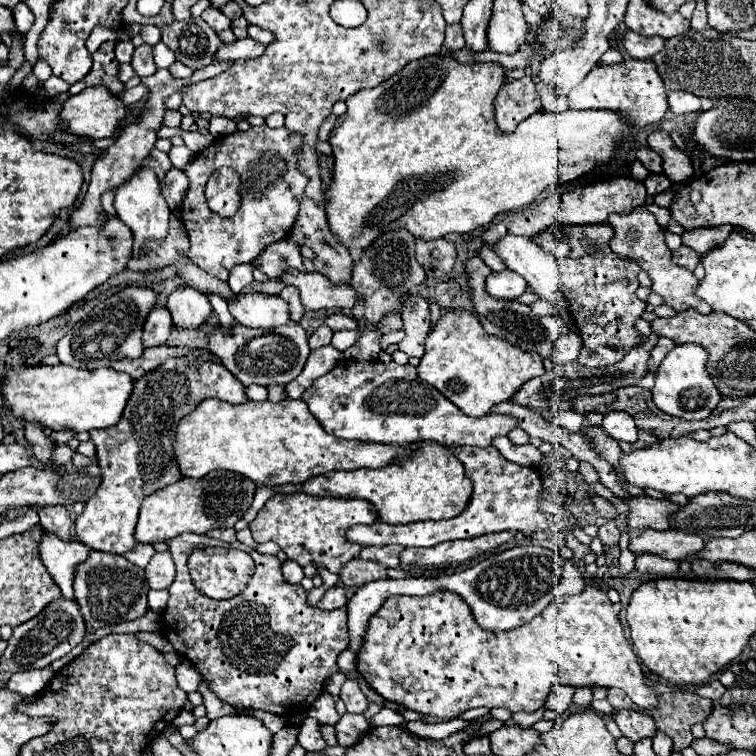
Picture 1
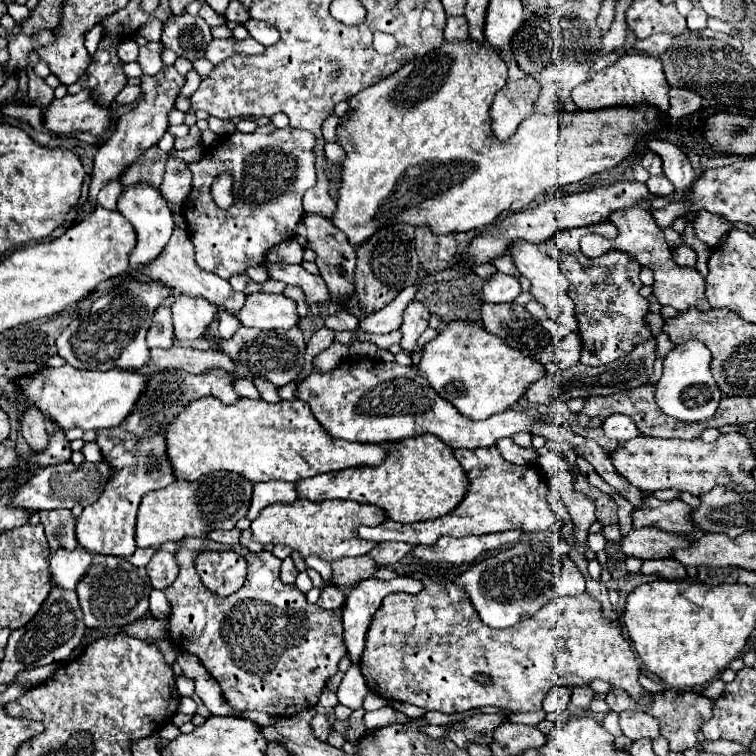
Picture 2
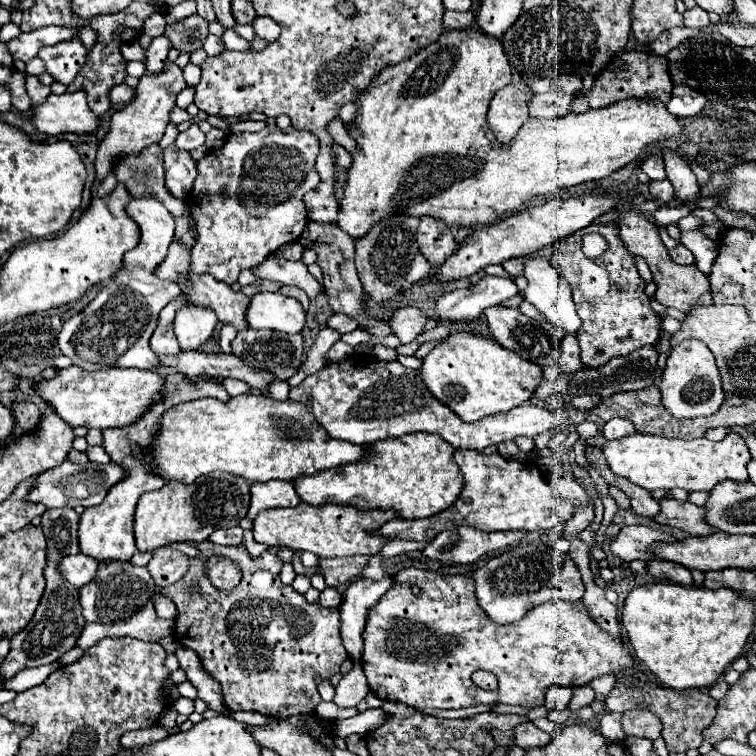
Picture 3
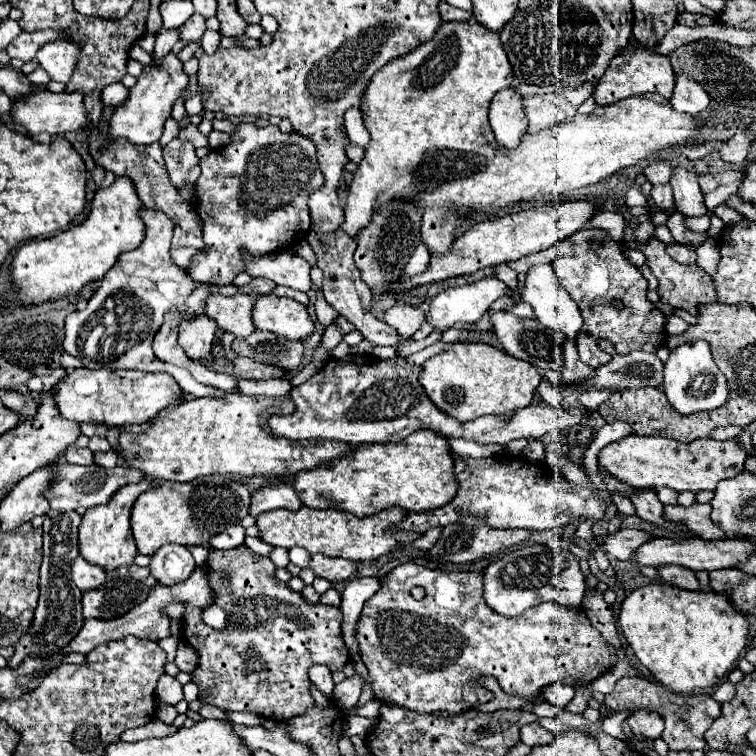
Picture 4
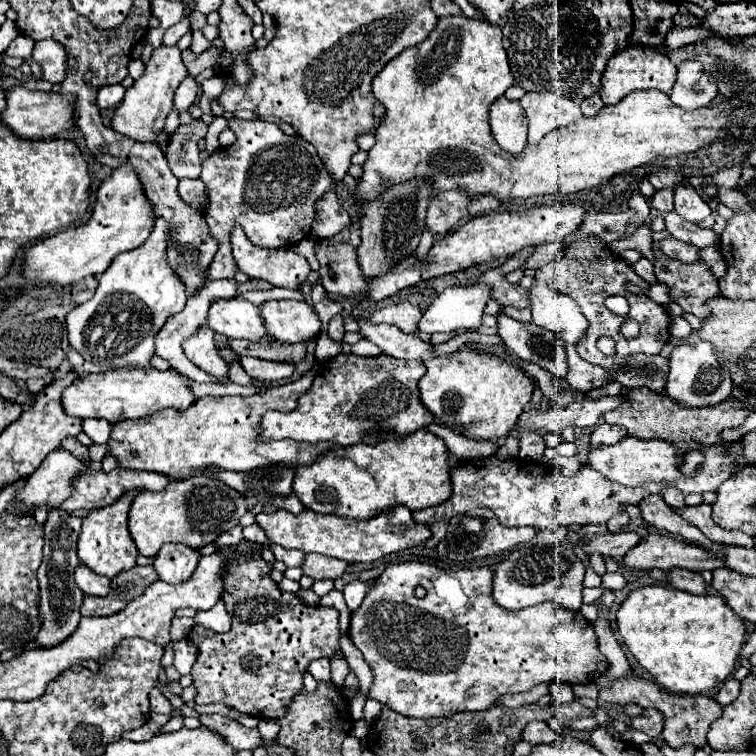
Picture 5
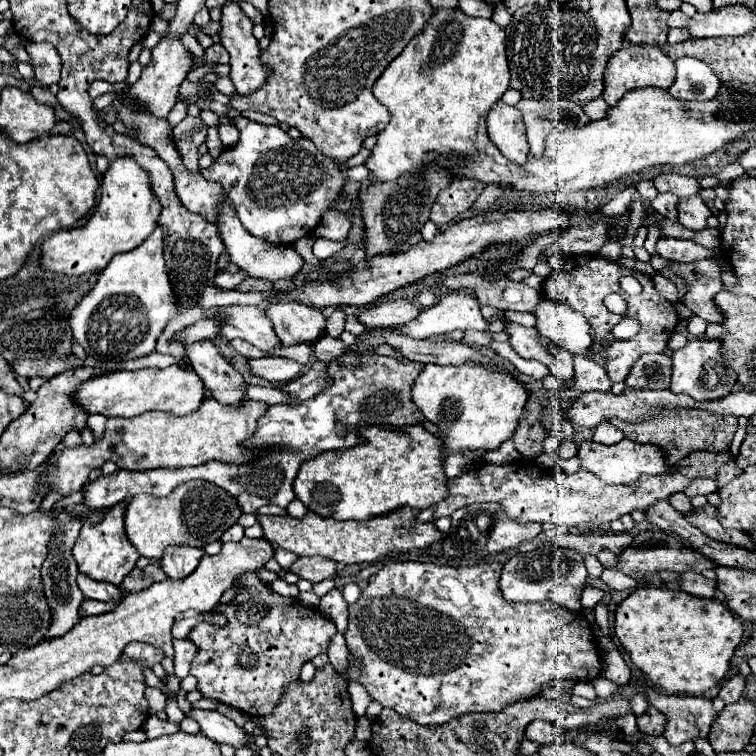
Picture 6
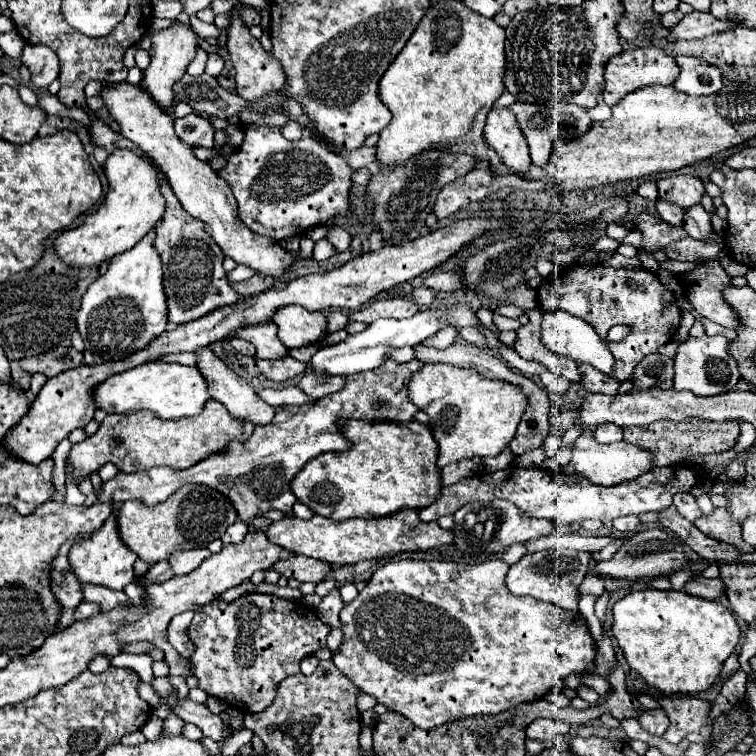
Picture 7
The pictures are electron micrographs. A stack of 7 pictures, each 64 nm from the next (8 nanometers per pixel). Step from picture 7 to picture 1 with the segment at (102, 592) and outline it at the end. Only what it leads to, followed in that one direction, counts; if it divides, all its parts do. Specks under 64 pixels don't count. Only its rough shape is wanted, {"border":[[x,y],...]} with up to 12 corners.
{"border":[[44,532],[40,556],[62,594],[74,598],[88,548]]}

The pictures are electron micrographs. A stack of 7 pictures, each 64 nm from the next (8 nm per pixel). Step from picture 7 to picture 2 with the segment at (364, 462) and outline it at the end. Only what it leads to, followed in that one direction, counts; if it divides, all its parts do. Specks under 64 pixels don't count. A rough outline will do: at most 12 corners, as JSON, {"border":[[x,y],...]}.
{"border":[[436,436],[386,444],[380,466],[296,484],[310,502],[374,504],[396,522],[434,520],[468,478]]}

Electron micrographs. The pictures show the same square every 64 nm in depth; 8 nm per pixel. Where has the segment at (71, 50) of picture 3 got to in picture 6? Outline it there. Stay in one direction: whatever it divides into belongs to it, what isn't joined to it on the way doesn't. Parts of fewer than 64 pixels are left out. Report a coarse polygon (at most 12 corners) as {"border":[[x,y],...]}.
{"border":[[30,42],[34,78],[42,86],[60,80],[62,62],[52,44]]}

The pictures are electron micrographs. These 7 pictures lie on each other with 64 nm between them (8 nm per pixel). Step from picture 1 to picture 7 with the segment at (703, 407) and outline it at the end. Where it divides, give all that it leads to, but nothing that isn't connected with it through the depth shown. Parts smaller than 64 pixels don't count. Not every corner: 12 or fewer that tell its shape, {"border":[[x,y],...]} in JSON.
{"border":[[726,336],[682,342],[674,390],[716,396],[740,370]]}

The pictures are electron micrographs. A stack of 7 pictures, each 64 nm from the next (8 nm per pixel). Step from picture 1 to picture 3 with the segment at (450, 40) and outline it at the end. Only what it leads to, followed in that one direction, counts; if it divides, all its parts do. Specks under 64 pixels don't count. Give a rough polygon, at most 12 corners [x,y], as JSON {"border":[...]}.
{"border":[[444,12],[444,28],[470,28],[472,12]]}

